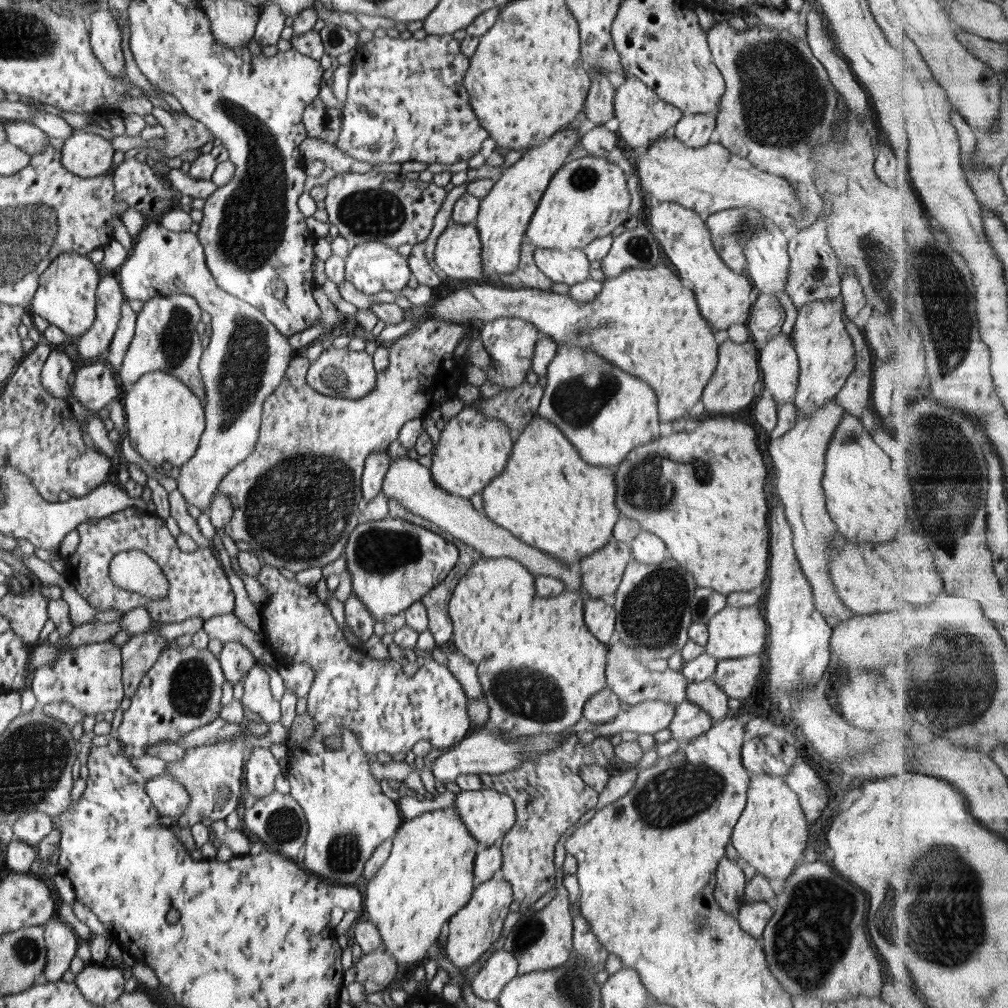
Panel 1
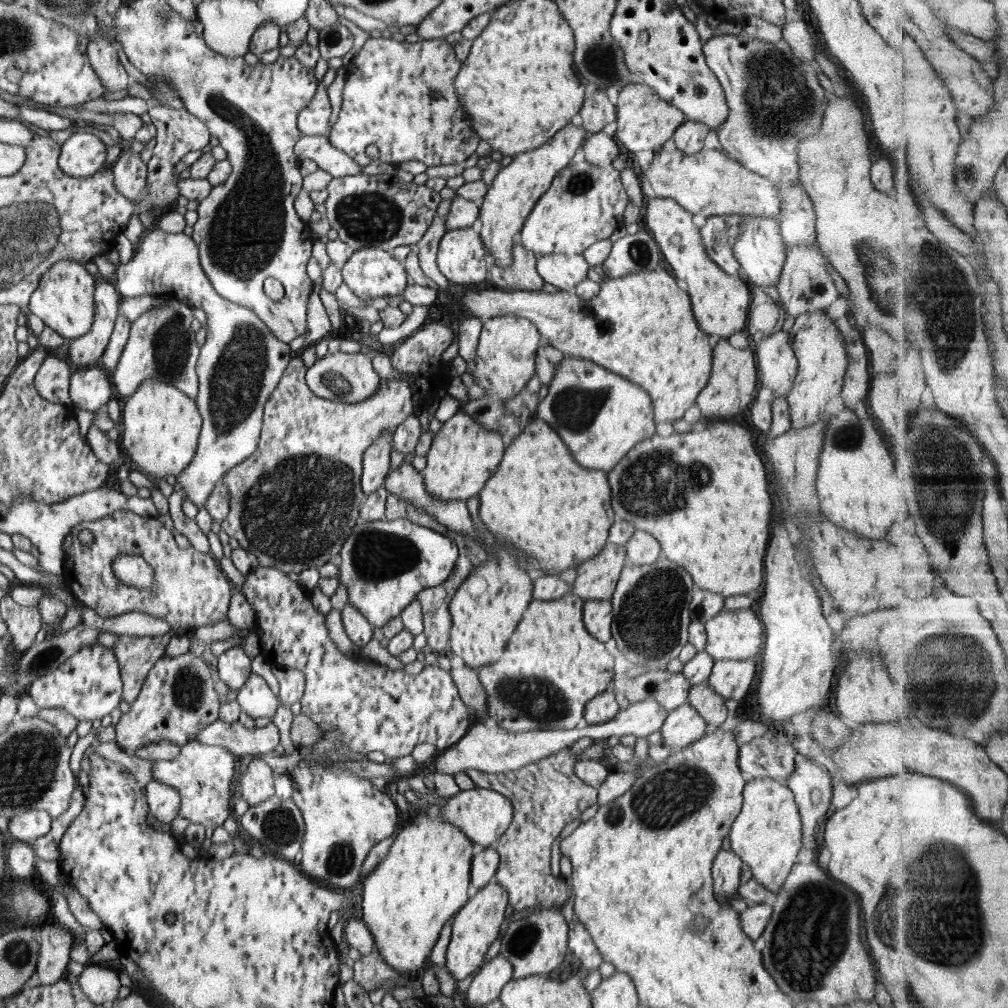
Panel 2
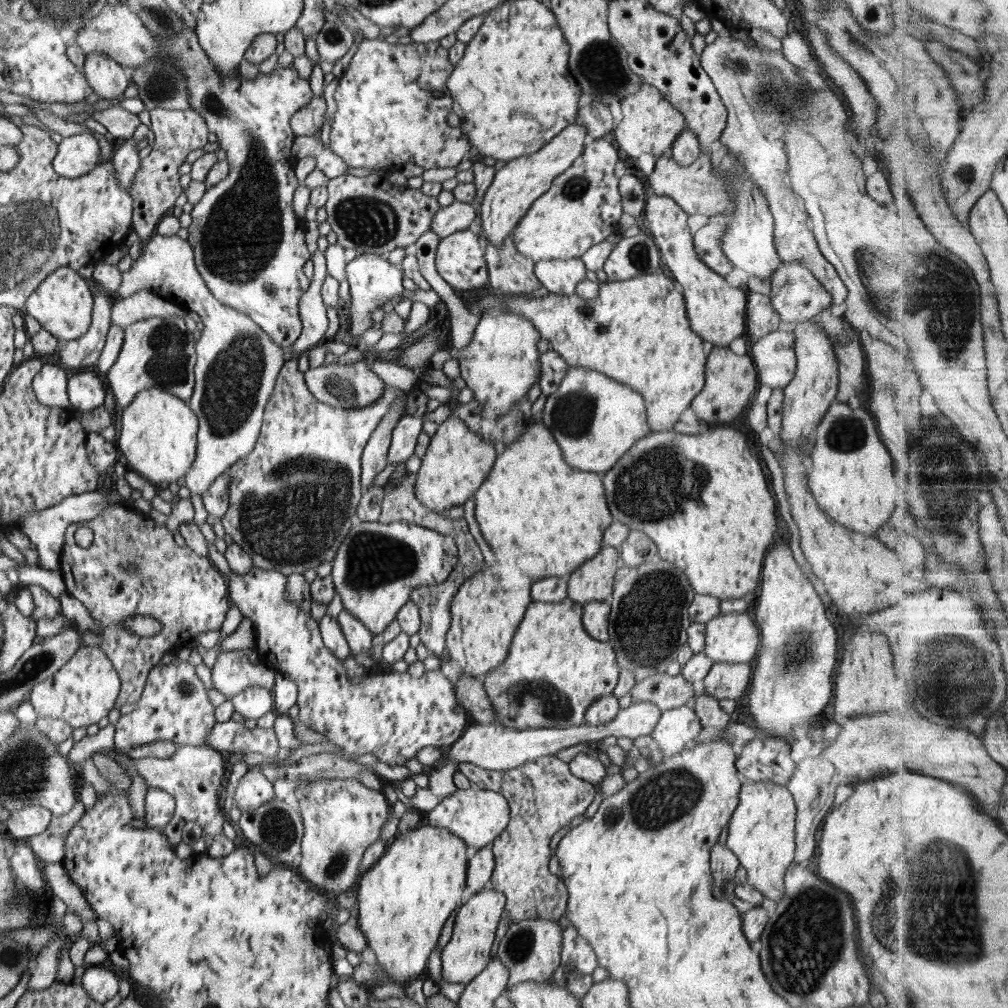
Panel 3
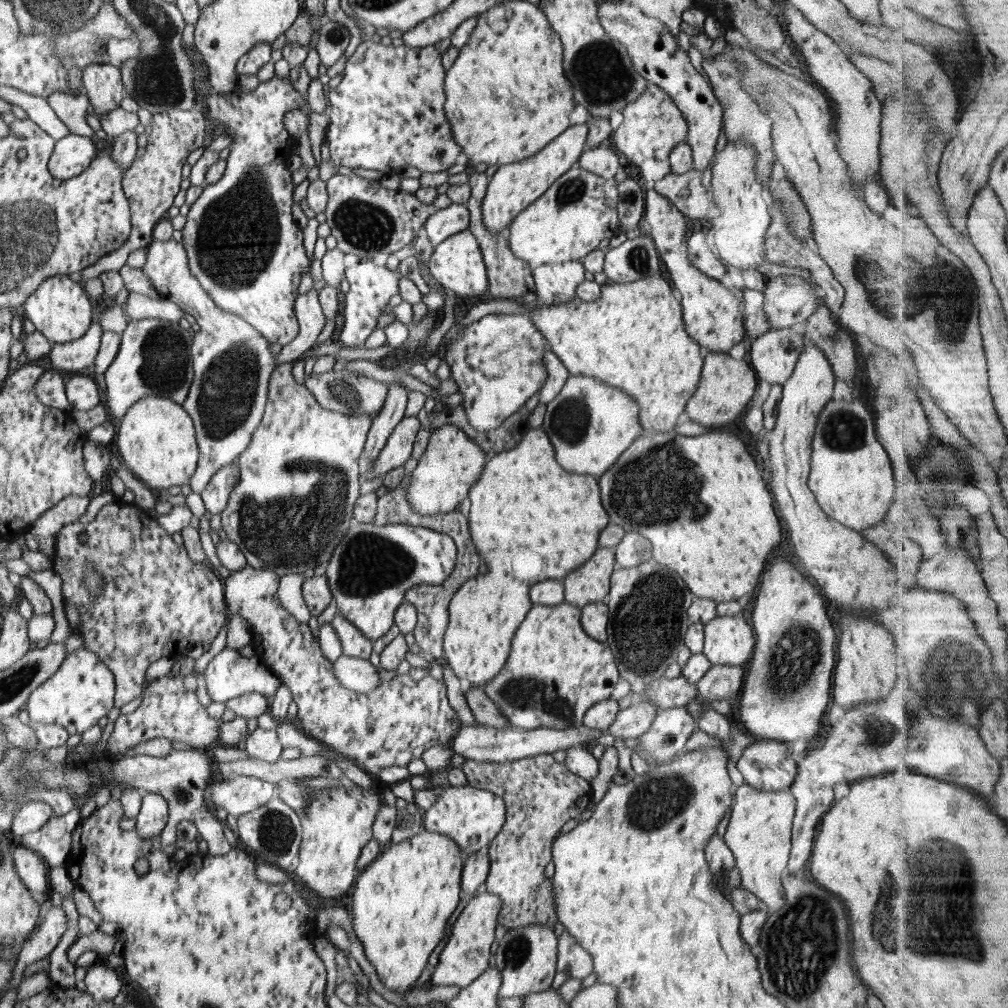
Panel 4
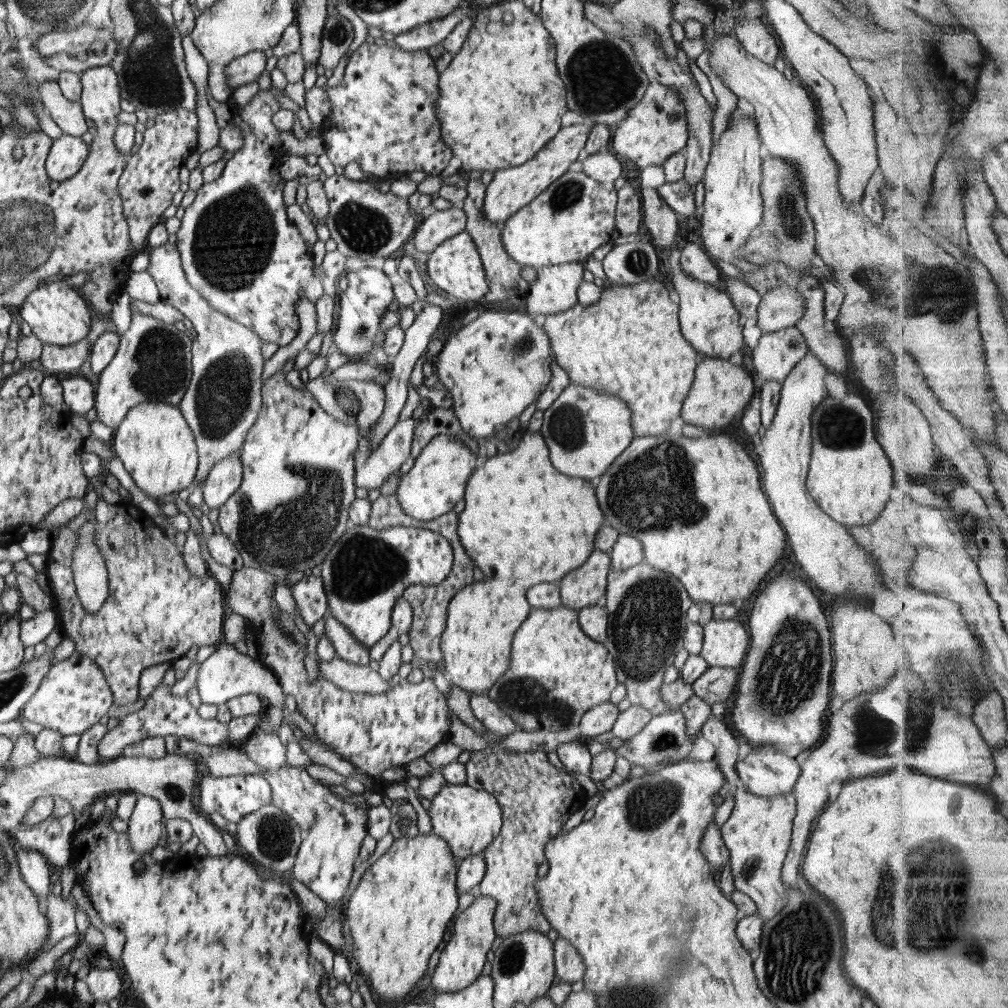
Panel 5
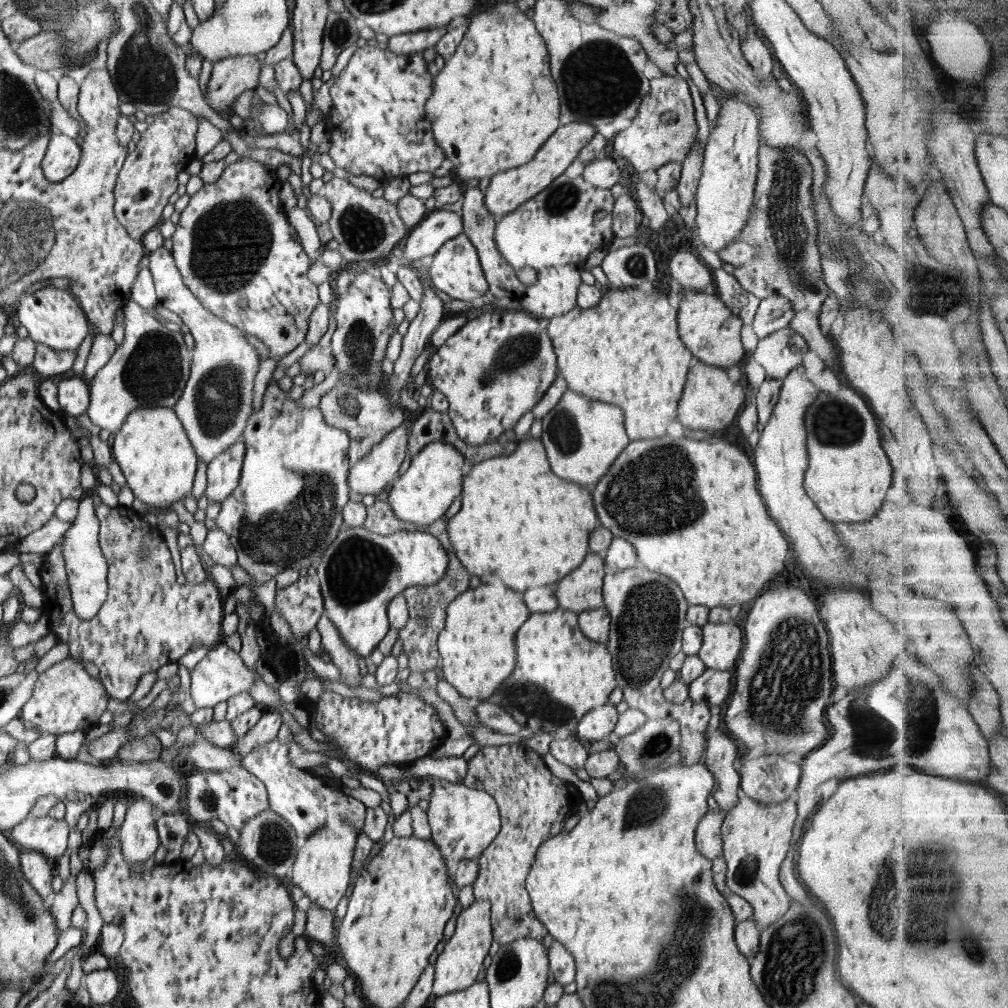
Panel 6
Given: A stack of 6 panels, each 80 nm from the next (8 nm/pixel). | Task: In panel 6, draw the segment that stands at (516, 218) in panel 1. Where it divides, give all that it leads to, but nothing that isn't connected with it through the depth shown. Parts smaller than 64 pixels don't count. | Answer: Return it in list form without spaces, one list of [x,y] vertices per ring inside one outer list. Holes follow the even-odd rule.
[[[572,122],[567,126],[560,125],[554,134],[546,140],[546,143],[541,146],[534,159],[530,160],[530,163],[506,170],[504,173],[498,173],[491,177],[490,185],[484,196],[484,203],[491,219],[498,222],[509,212],[518,209],[524,202],[546,189],[554,179],[564,174],[566,169],[578,157],[582,148],[597,133],[596,127],[586,123]]]

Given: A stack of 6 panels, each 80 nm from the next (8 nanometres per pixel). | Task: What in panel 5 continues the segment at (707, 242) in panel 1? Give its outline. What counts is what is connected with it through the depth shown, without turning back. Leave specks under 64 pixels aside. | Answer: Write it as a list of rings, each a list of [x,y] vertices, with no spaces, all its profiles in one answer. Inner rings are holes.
[[[642,189],[641,202],[648,238],[660,248],[670,248],[678,234],[678,217],[656,189]],[[676,254],[670,257],[672,264],[670,274],[672,274],[672,284],[680,297],[679,323],[683,337],[704,356],[729,360],[734,352],[744,346],[742,316],[726,292],[716,289],[710,283],[686,276],[676,259]]]

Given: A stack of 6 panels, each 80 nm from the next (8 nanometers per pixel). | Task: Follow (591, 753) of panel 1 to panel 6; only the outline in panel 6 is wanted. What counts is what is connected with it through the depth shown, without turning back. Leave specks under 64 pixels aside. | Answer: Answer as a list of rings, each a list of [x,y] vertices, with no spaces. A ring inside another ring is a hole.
[[[520,744],[506,746],[480,747],[480,750],[467,762],[467,775],[463,778],[464,786],[480,789],[490,794],[498,803],[501,816],[501,829],[496,838],[479,856],[479,875],[473,885],[476,901],[491,902],[491,927],[493,937],[502,946],[517,938],[535,938],[542,940],[549,932],[535,916],[531,898],[526,888],[526,877],[532,870],[538,847],[548,838],[557,836],[564,830],[564,823],[577,814],[579,806],[586,801],[580,795],[578,787],[572,782],[558,778],[550,772],[545,759],[529,748]]]

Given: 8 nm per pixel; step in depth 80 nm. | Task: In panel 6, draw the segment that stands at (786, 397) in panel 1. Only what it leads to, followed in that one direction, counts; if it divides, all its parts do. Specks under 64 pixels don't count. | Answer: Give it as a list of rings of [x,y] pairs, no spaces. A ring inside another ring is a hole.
[[[786,327],[759,339],[751,360],[765,370],[766,378],[782,381],[791,370],[802,364],[808,351],[804,337]]]

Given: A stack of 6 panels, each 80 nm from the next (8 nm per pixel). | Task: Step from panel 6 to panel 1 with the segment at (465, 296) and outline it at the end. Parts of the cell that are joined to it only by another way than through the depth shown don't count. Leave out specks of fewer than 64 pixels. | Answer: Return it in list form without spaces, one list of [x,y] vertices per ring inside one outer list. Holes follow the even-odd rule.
[[[450,223],[438,235],[434,262],[446,279],[476,283],[484,278],[478,229],[470,224]]]

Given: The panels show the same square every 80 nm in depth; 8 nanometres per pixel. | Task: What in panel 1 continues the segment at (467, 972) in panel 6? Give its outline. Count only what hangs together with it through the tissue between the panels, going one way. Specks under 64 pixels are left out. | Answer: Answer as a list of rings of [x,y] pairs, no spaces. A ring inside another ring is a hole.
[[[497,874],[488,882],[482,882],[478,888],[473,889],[471,899],[448,921],[449,934],[445,950],[450,960],[459,971],[465,972],[466,968],[476,962],[497,941],[502,934],[502,924],[510,912],[514,902],[514,893],[510,882],[503,880]]]

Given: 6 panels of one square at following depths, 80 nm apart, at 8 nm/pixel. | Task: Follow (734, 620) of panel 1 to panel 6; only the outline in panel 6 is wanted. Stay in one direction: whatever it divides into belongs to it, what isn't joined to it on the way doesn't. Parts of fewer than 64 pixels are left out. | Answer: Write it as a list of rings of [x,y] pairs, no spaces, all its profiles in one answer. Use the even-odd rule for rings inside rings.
[[[732,622],[702,627],[702,645],[697,654],[707,669],[733,670],[741,655],[742,630]]]

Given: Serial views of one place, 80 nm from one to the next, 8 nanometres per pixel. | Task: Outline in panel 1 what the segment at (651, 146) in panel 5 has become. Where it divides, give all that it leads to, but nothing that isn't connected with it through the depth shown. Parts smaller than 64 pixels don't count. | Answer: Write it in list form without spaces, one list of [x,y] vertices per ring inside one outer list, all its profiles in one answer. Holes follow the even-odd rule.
[[[626,76],[625,81],[618,87],[613,98],[615,117],[620,123],[618,134],[631,148],[648,148],[658,138],[662,138],[668,128],[678,124],[683,112],[674,105],[664,102],[650,87],[634,76]]]

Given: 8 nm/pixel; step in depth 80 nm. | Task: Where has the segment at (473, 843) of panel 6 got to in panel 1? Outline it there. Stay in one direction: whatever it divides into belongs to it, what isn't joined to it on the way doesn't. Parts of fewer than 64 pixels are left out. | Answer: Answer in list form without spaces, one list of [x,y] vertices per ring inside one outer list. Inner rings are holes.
[[[461,790],[454,806],[470,834],[488,846],[499,842],[516,820],[514,801],[497,790]]]

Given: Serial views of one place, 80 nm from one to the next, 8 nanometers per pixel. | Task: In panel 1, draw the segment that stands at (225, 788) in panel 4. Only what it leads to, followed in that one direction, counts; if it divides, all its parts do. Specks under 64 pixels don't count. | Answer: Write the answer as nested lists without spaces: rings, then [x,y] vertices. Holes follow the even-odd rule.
[[[253,744],[245,761],[246,782],[249,793],[258,798],[274,791],[274,780],[280,774],[278,759],[269,748],[260,748]]]

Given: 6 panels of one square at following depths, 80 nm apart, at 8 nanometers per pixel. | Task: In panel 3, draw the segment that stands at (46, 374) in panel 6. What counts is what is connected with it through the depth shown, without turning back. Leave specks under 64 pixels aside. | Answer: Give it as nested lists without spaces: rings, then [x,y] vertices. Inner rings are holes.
[[[102,288],[93,293],[93,313],[89,329],[76,340],[66,342],[60,350],[60,365],[64,368],[84,368],[97,364],[111,327],[114,299]]]

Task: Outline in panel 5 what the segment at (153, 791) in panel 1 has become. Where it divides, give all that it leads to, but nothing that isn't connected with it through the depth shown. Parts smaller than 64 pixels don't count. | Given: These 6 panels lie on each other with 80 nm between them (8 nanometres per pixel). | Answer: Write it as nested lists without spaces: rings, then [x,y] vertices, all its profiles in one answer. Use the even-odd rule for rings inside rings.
[[[138,794],[136,806],[128,820],[129,827],[126,831],[134,852],[152,852],[164,833],[163,820],[165,816],[161,802],[154,797]]]

